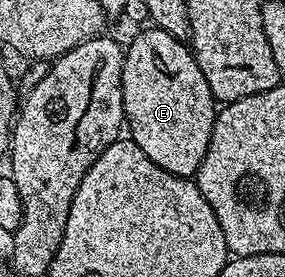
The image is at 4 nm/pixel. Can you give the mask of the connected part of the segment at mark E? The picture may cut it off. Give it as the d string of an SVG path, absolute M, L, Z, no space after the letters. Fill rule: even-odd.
M144 27L139 31L141 33L126 45L122 67L122 99L127 132L132 132L129 133L131 141L138 143L138 147L142 147L142 151L158 163L158 167L179 177L195 178L210 143L218 102L206 83L206 75L202 75L198 67L196 56L185 42L155 27Z

